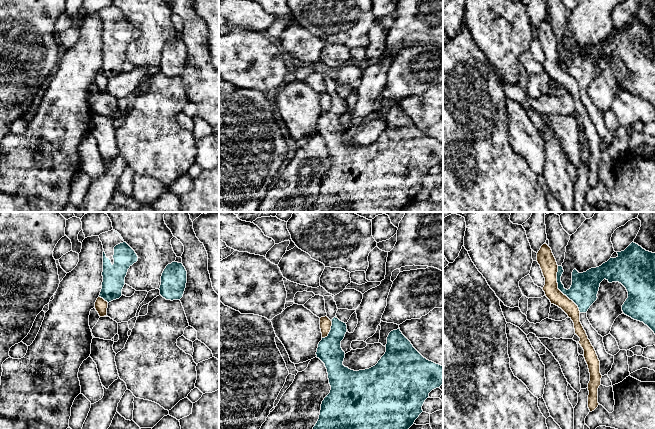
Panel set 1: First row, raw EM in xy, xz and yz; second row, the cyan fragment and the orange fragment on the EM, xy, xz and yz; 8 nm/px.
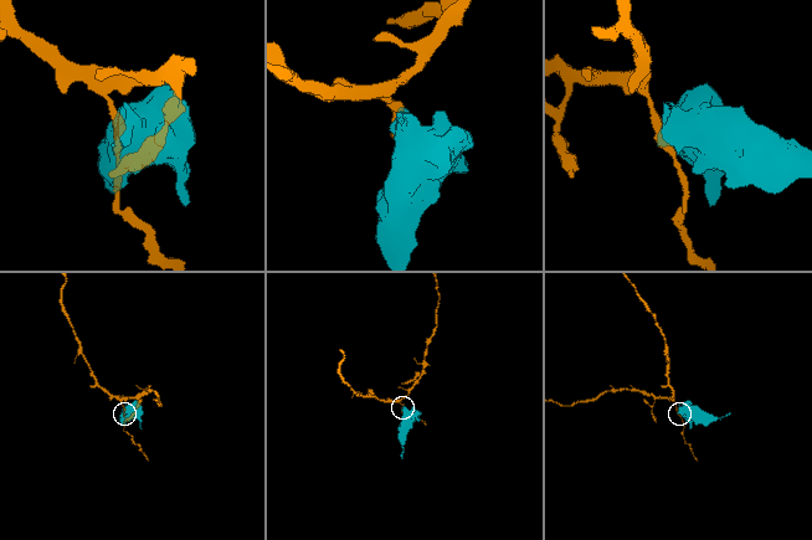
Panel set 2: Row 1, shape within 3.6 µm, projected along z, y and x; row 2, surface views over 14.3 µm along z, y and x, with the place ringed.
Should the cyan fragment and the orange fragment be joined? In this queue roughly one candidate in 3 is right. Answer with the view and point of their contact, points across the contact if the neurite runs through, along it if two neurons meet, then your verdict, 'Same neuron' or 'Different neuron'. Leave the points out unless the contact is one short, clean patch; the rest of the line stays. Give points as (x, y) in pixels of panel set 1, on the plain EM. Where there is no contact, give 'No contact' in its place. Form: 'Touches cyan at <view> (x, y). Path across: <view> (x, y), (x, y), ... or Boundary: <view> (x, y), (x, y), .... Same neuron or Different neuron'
Touches cyan at yz (560, 66). Different neuron

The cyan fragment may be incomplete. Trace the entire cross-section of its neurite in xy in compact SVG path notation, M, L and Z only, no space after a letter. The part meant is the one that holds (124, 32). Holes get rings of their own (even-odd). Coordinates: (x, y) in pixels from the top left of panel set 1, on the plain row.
M111 6L99 11L103 21L103 58L99 73L108 79L122 72L128 45L138 37L135 27Z

